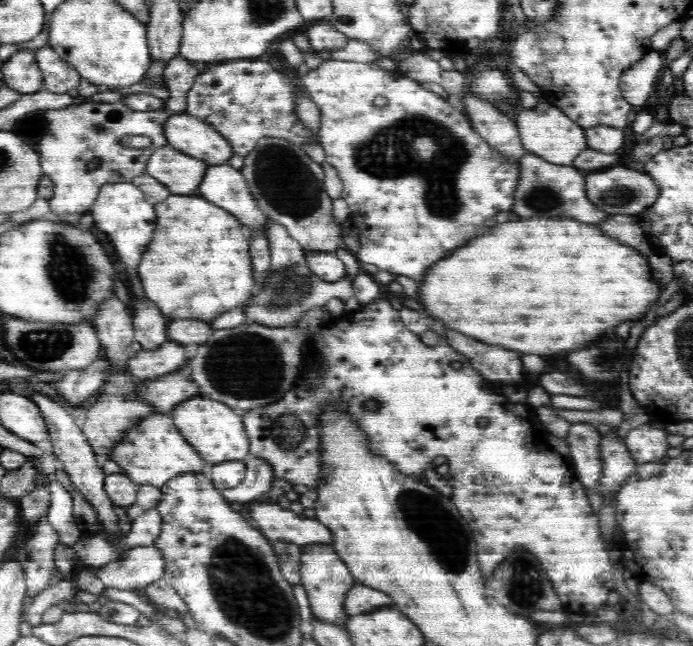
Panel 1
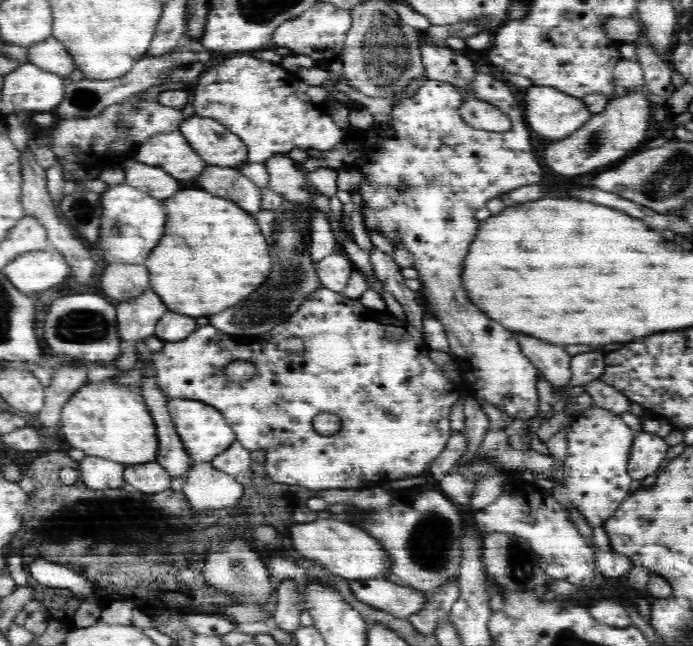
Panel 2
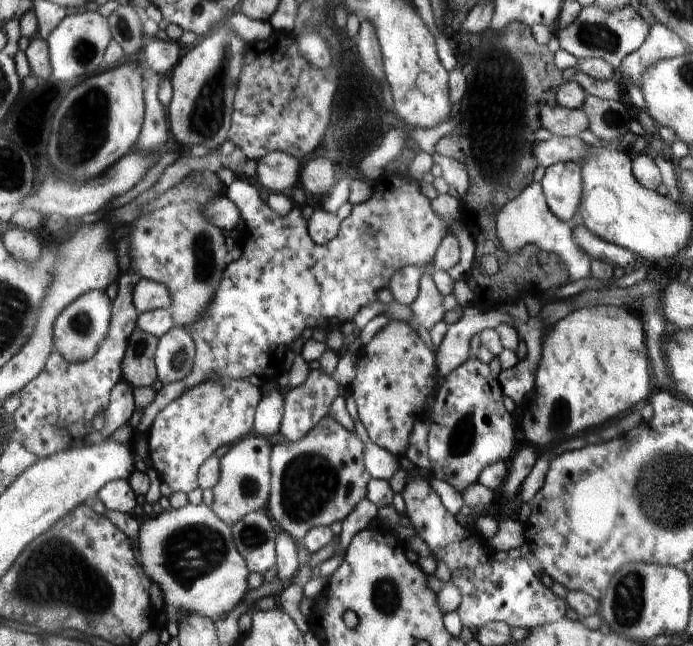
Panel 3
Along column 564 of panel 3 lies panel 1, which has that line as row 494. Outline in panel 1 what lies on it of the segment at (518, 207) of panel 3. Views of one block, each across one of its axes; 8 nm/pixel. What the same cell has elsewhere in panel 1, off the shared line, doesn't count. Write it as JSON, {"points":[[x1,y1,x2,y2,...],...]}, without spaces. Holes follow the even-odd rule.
{"points":[[250,458,246,460,246,476,244,480,234,486,234,488,226,488,222,494,224,494,224,500,230,502,232,506,238,506,234,502,250,502,254,498,260,498,264,494,270,492,276,476,274,476,274,468,266,462,266,460,260,460,260,458]]}

